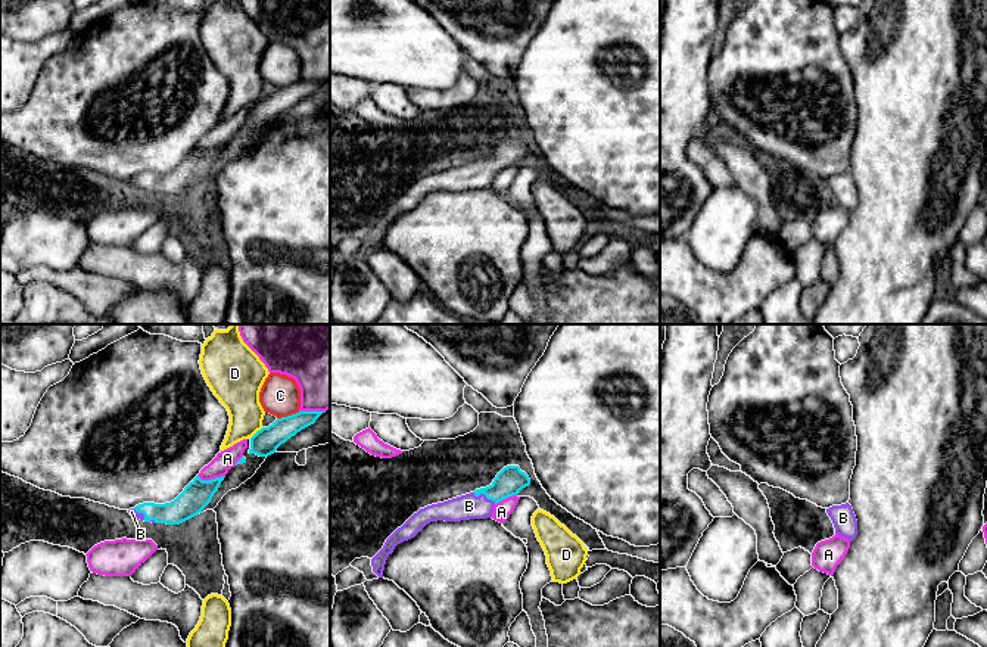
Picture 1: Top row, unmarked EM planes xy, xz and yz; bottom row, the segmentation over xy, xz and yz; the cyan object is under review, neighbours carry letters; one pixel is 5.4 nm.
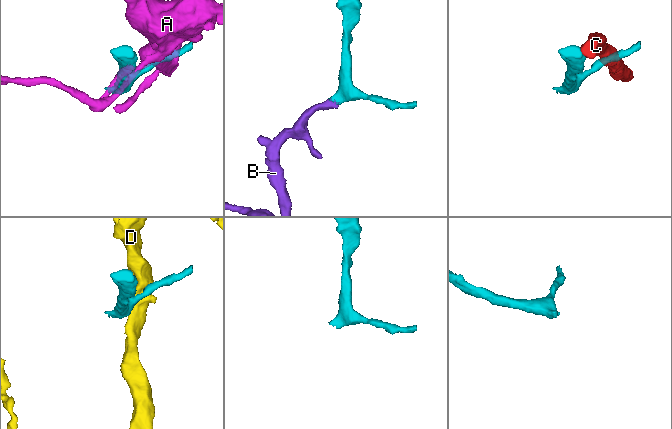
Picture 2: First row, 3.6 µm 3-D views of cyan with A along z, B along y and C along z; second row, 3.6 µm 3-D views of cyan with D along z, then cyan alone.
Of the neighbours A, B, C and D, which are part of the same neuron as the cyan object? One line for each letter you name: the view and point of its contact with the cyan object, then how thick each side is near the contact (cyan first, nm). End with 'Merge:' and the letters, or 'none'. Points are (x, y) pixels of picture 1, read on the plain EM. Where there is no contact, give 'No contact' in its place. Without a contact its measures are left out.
B: Touches cyan at xz (485, 164). Thickness 160 nm (cyan) against 140 nm
Merge: B

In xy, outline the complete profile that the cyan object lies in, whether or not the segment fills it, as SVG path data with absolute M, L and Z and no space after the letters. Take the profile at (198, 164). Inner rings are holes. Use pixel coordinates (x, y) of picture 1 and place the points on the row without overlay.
M196 146L174 171L165 174L143 172L130 178L128 183L144 192L180 195L202 183L224 147L202 150Z

